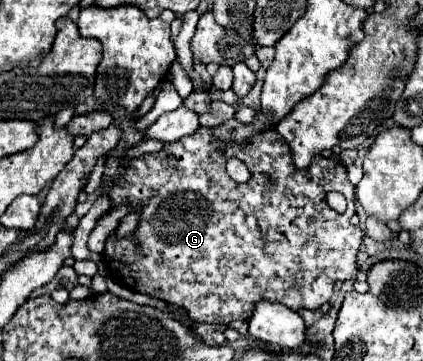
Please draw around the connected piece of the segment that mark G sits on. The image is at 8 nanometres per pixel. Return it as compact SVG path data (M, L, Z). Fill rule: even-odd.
M198 128L178 142L164 144L160 152L132 160L122 176L118 176L122 156L106 160L104 182L114 182L110 190L114 206L132 202L132 208L140 208L140 222L134 234L122 240L112 236L106 242L104 262L116 282L186 308L192 322L230 324L232 320L248 320L254 306L262 300L284 304L290 310L318 310L330 300L336 282L356 280L360 270L356 256L364 232L350 224L356 212L356 188L348 180L342 162L318 156L310 170L294 170L290 166L290 150L286 150L286 142L274 130L260 134L242 148L230 146L226 152L214 150L210 142L204 142L204 136L210 136L210 130ZM230 156L240 158L252 172L246 184L238 184L226 174L226 160ZM330 190L346 196L348 210L344 214L326 204Z

